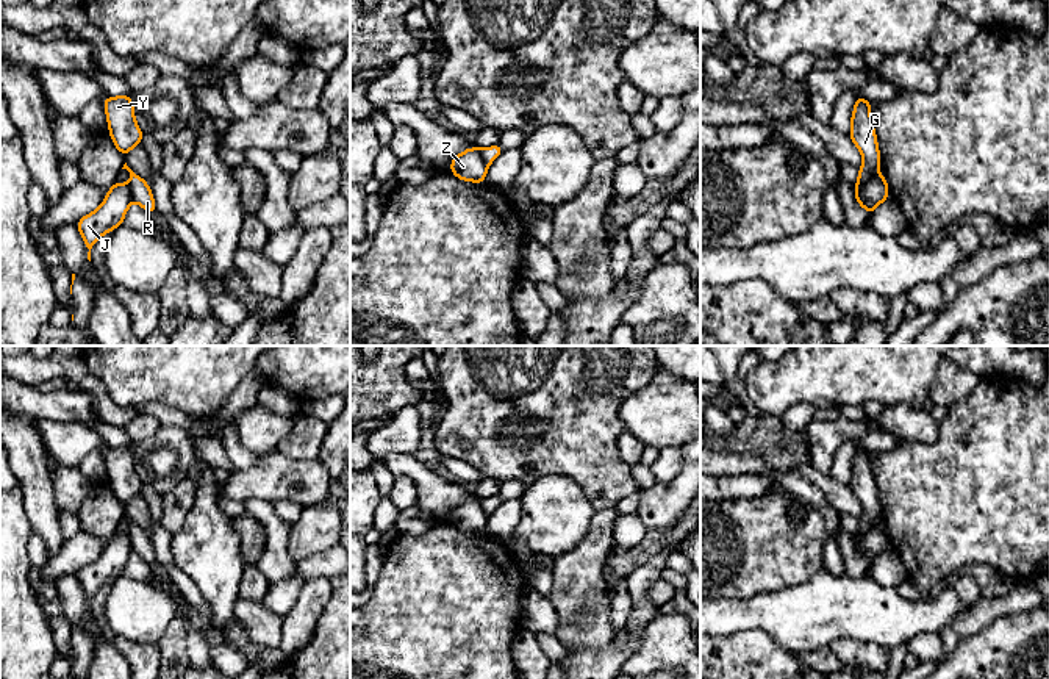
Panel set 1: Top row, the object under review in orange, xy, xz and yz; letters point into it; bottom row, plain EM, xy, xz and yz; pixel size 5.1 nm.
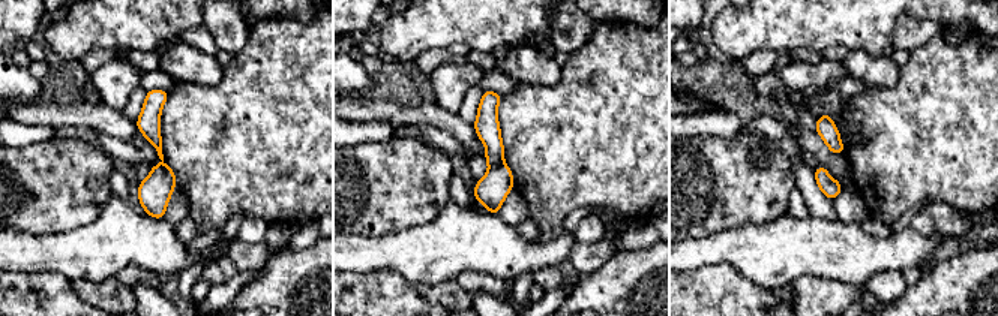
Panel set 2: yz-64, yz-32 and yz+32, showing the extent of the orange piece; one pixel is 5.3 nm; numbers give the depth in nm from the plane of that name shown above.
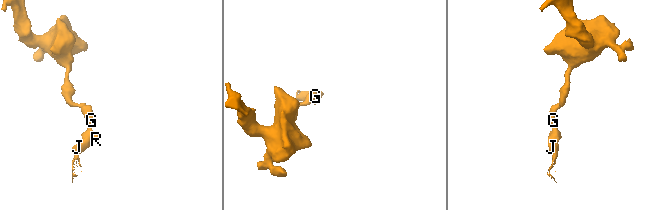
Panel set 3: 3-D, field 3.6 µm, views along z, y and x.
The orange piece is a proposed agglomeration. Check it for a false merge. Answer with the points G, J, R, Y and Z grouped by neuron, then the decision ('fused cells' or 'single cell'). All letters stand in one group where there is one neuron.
G R Y / J Z; fused cells

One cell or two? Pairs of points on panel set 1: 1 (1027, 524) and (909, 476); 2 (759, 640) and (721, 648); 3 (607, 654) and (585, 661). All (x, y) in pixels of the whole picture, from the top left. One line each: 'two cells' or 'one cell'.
1: one cell
2: one cell
3: one cell

